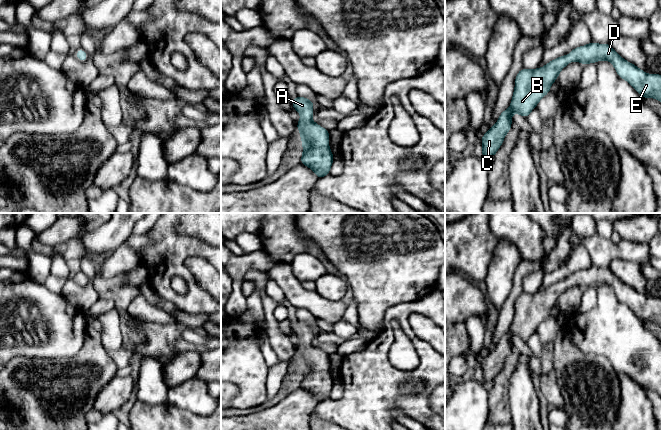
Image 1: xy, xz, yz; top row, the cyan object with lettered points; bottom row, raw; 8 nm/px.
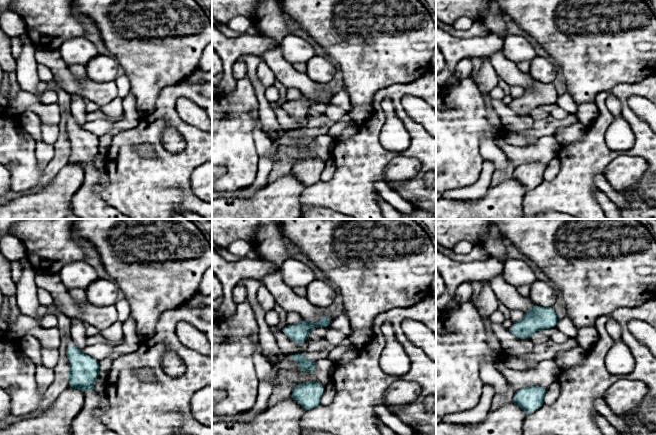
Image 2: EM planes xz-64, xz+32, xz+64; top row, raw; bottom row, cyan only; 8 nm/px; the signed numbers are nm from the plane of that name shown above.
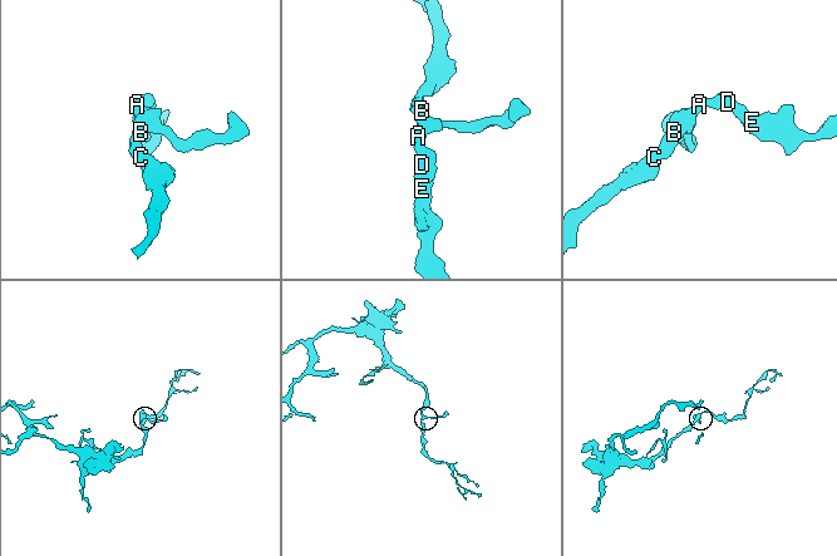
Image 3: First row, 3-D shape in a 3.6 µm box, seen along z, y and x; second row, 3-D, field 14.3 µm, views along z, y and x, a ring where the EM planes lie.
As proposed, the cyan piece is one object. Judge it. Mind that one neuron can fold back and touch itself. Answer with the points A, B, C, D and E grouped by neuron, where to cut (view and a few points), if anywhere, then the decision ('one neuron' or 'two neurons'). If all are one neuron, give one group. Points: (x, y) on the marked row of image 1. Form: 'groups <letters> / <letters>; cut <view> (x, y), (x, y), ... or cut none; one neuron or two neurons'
groups A B C D E; cut none; one neuron

